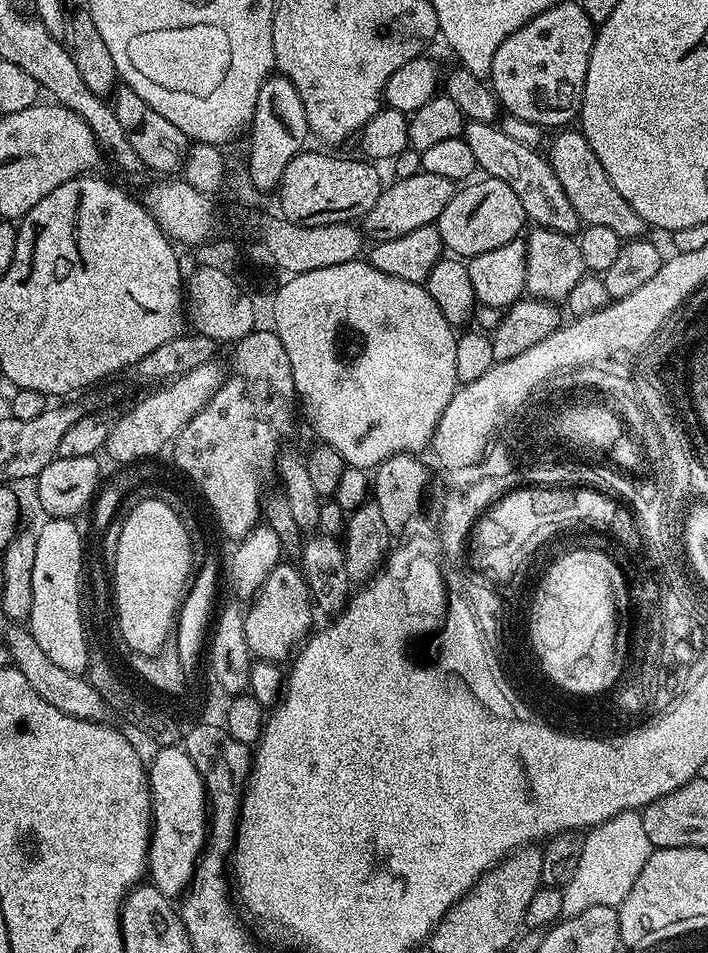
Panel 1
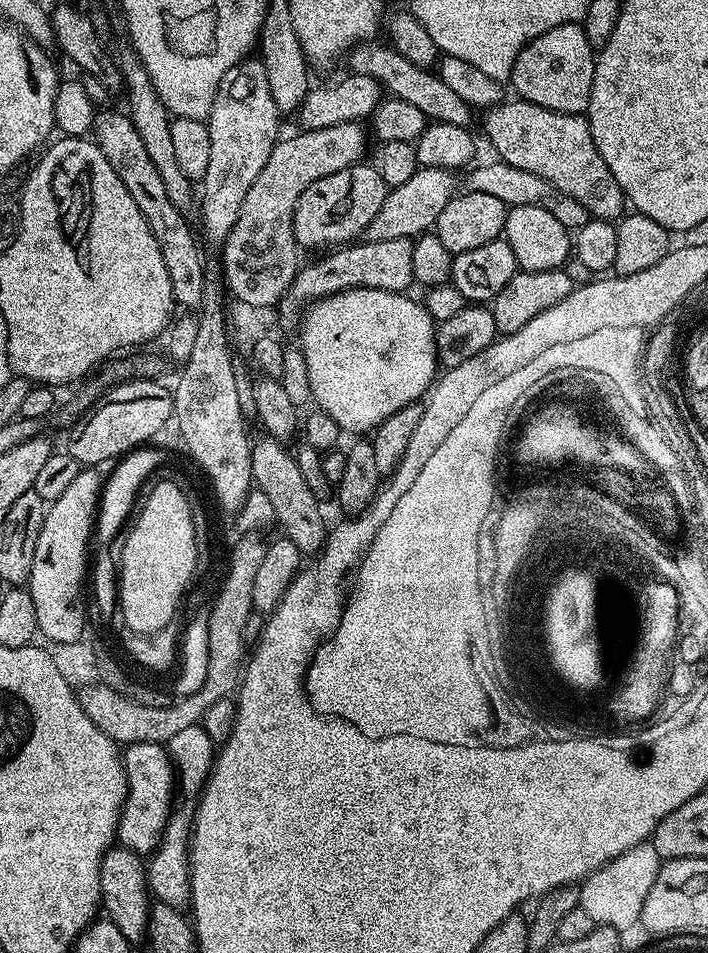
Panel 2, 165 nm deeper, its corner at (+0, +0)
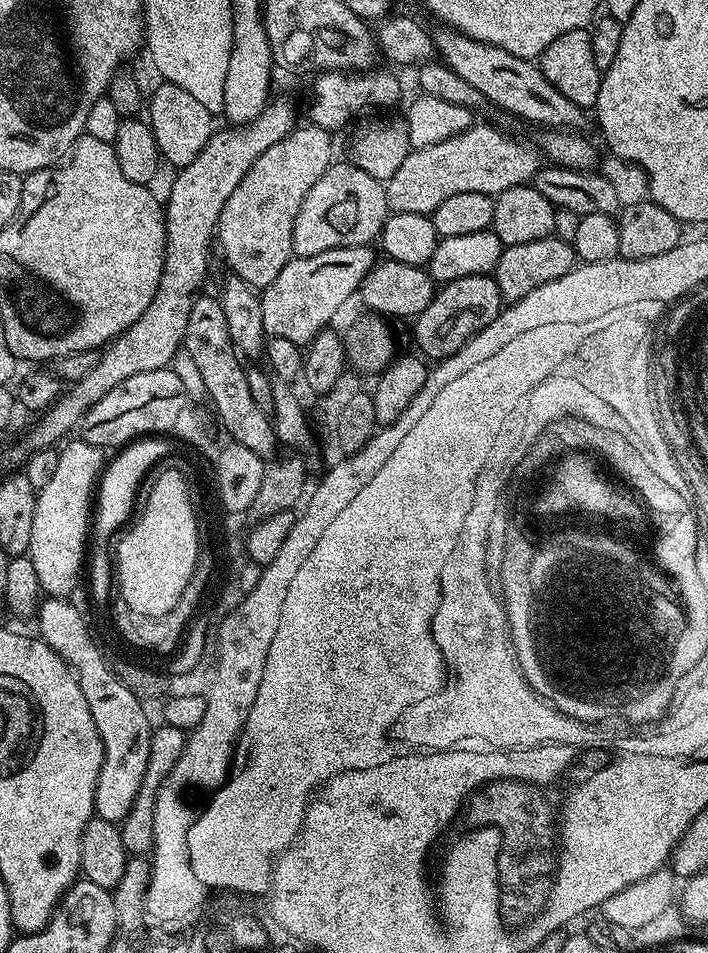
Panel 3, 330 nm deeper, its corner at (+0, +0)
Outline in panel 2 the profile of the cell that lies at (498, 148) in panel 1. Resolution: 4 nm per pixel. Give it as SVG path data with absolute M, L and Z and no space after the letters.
M365 42L355 49L347 57L351 71L355 74L366 74L370 78L378 81L381 89L389 97L396 97L402 102L410 102L413 106L418 106L418 110L424 114L429 121L438 124L449 124L450 126L462 126L468 128L471 125L473 109L469 108L446 82L435 71L414 66L414 62L406 62L402 54L398 54L387 43Z

